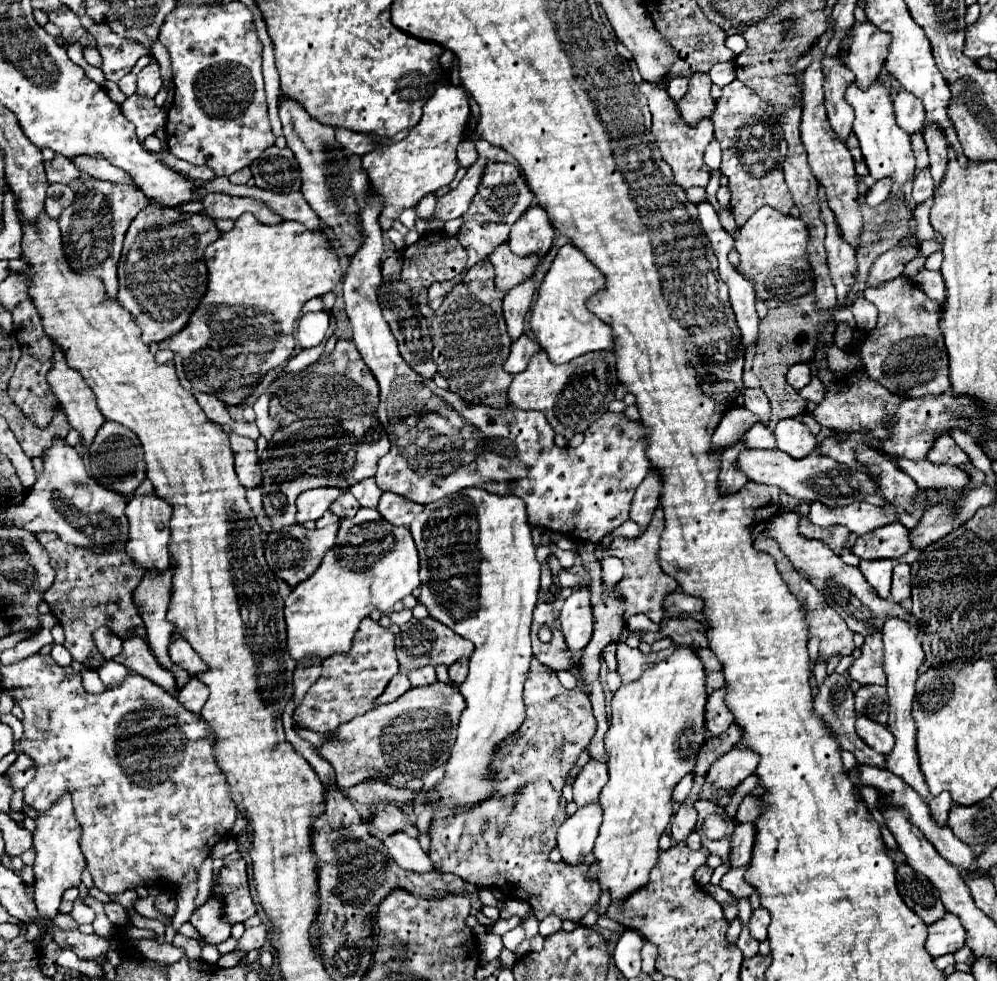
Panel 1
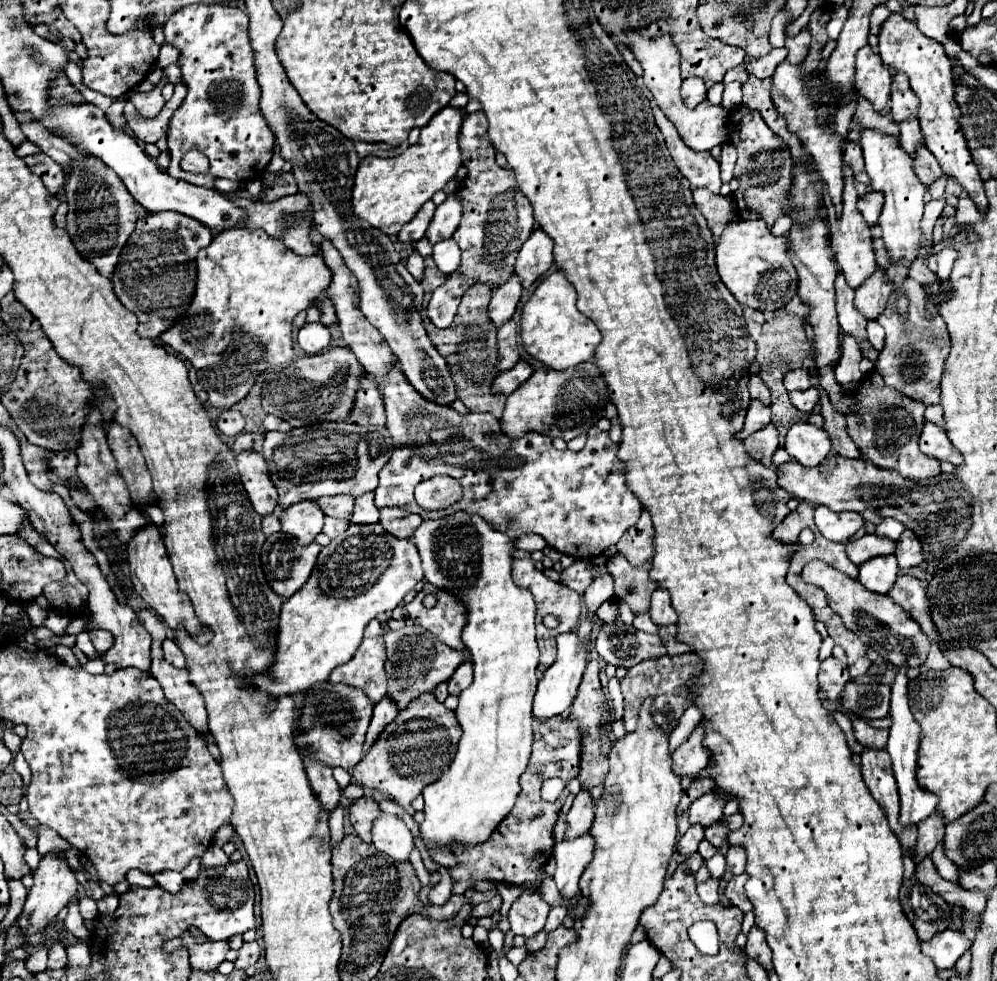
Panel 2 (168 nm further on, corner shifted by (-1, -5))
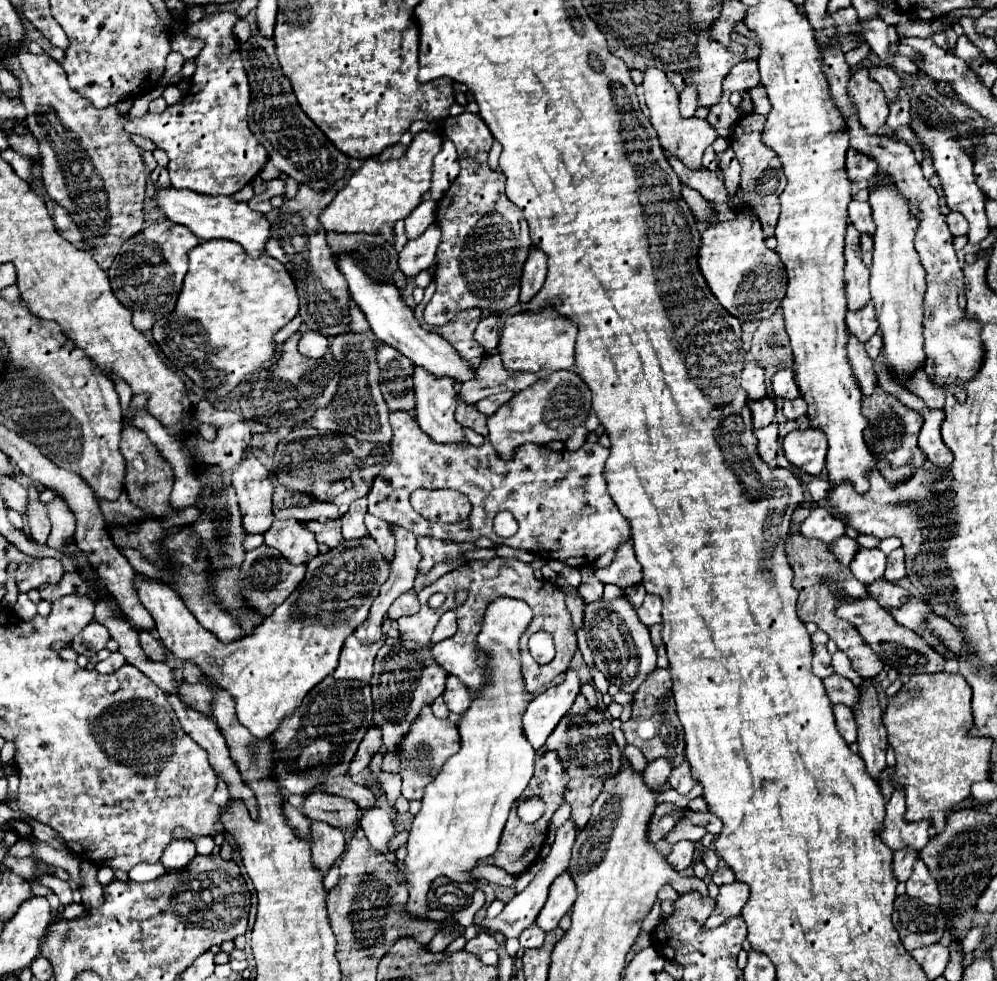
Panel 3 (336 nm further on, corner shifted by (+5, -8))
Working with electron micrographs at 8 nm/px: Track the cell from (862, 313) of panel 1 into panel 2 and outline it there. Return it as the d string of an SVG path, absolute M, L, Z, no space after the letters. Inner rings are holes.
M868 321L866 331L868 331L868 341L872 343L872 347L880 351L884 345L884 329L878 325L878 321Z

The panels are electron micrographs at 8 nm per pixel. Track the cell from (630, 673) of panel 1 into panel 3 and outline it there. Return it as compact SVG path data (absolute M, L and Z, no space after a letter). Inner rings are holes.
M656 668L646 676L640 688L632 694L632 716L628 722L622 722L622 732L628 744L634 744L642 750L648 762L666 756L674 766L684 760L684 732L676 716L676 704L672 696L672 680L668 668Z

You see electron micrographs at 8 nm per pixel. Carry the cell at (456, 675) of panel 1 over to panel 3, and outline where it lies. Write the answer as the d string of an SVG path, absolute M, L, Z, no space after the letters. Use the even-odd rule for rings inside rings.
M448 676L446 690L442 696L450 712L456 712L456 714L460 714L460 710L464 710L464 706L468 706L468 702L472 700L472 692L458 676Z

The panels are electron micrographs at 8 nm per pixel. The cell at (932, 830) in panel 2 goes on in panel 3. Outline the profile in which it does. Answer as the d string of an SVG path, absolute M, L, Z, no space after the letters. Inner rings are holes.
M912 846L896 850L894 852L894 876L900 882L906 882L910 878L910 874L912 874L912 866L914 866L916 860L920 860L920 852L914 850Z

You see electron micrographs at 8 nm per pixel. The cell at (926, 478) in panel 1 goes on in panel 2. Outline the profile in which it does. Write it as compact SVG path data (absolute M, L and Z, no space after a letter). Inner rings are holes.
M870 371L864 377L864 381L858 383L852 397L862 417L862 425L856 415L846 415L848 435L860 449L862 457L870 459L874 465L882 469L894 469L900 475L908 479L916 479L916 481L940 475L940 461L924 455L918 449L918 439L924 427L924 409L926 409L924 403L918 403L910 399L908 395L902 395L900 391L886 387L878 371Z

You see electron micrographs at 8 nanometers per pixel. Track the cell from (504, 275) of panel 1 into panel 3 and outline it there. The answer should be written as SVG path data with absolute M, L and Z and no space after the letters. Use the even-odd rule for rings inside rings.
M490 312L486 318L482 318L474 332L474 338L484 346L486 352L494 350L500 342L500 316L496 312Z

